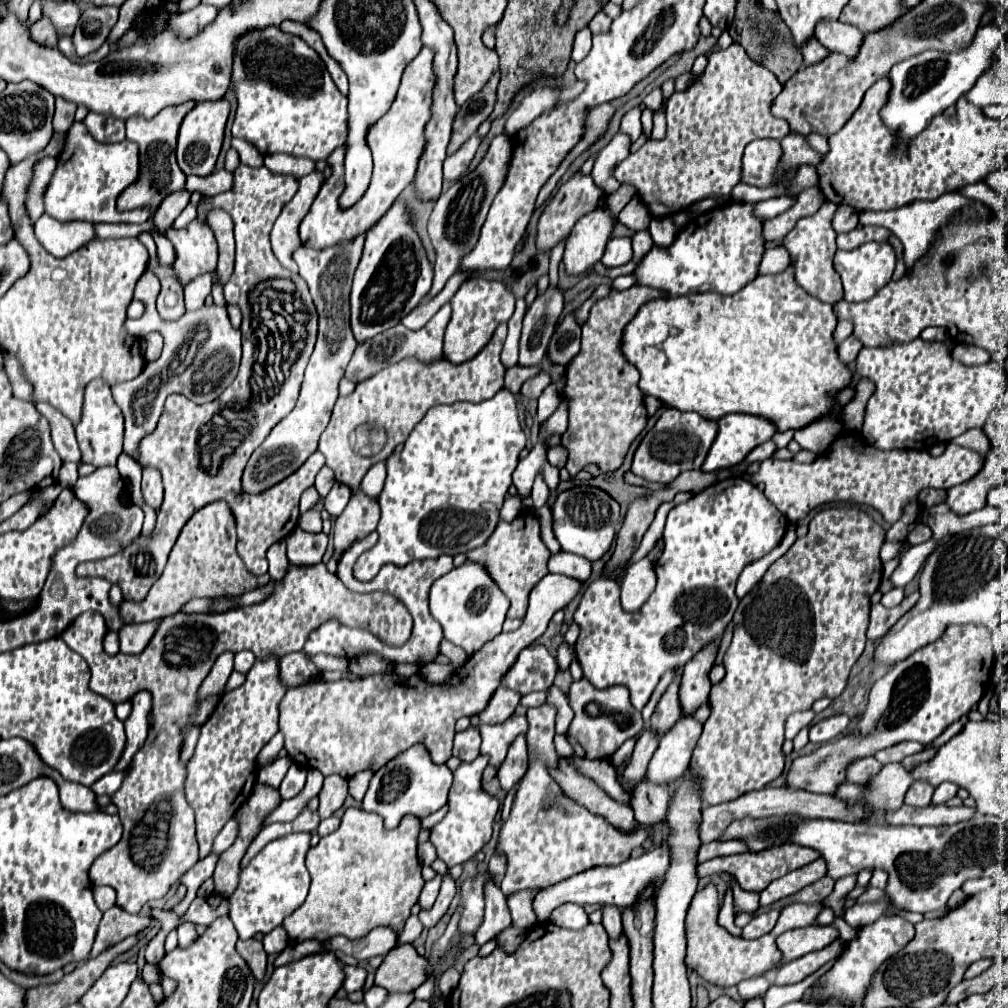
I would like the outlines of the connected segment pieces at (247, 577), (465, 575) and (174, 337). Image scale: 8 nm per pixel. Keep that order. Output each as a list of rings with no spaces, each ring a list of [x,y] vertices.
[[[219,500],[213,504],[203,506],[197,510],[191,520],[181,530],[171,554],[169,562],[159,576],[159,580],[151,586],[147,598],[141,604],[135,602],[123,602],[123,610],[119,606],[119,612],[123,614],[125,622],[149,622],[159,616],[169,616],[177,612],[183,604],[187,604],[191,598],[219,598],[219,596],[239,596],[249,590],[263,587],[271,577],[269,573],[253,576],[247,572],[243,560],[239,558],[235,550],[235,520],[227,506],[227,502]]]
[[[465,562],[459,568],[453,568],[443,578],[437,578],[429,592],[429,608],[433,618],[443,626],[443,634],[449,642],[473,654],[481,650],[481,646],[501,634],[501,626],[505,622],[505,614],[509,610],[509,600],[499,592],[495,580],[491,580],[487,568],[483,564]]]
[[[145,272],[135,286],[135,300],[143,300],[147,310],[139,320],[153,320],[153,330],[165,338],[159,360],[147,362],[137,378],[115,384],[113,398],[125,416],[125,450],[135,454],[143,436],[147,436],[163,412],[163,402],[169,394],[183,394],[197,404],[213,402],[223,392],[223,382],[233,382],[242,356],[242,334],[231,326],[227,310],[221,306],[205,306],[191,312],[191,322],[155,322],[155,280],[157,276]]]

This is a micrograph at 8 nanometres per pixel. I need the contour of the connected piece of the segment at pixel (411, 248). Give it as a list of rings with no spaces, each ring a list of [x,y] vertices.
[[[393,204],[389,212],[365,236],[363,256],[351,286],[351,330],[363,344],[373,336],[393,328],[427,294],[433,280],[433,268],[425,256],[423,244],[413,230],[403,204]]]

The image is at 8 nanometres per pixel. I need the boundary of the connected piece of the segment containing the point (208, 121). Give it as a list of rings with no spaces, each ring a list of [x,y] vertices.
[[[217,100],[217,102],[199,102],[185,118],[179,130],[179,144],[177,144],[177,162],[179,168],[185,174],[197,174],[197,176],[207,176],[213,172],[221,142],[223,142],[223,130],[225,122],[229,116],[229,102],[227,100]]]

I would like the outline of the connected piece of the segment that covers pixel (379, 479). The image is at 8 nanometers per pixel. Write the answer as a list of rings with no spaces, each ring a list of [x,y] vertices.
[[[385,462],[381,464],[375,464],[361,480],[361,490],[371,496],[371,498],[377,498],[381,494],[381,488],[383,488],[383,482],[385,482],[385,476],[387,476],[387,470],[385,470]]]

